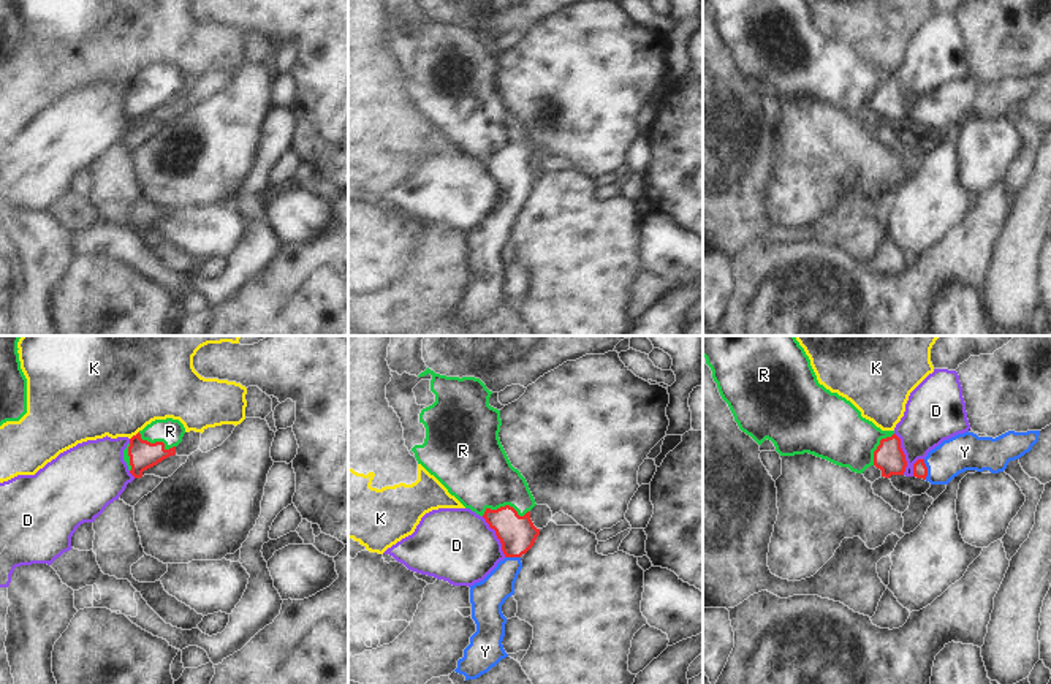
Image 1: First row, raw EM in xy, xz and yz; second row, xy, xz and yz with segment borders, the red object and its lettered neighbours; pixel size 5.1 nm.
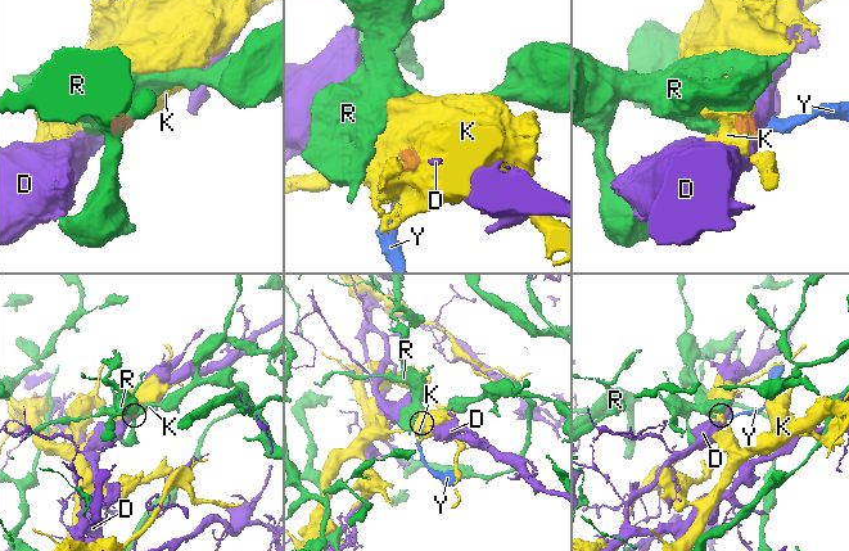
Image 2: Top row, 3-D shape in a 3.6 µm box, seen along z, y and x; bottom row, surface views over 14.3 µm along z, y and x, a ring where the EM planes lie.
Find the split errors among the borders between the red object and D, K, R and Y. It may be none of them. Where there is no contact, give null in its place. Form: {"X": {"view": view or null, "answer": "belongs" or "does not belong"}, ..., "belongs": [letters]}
{"D": {"view": "xz", "answer": "does not belong"}, "K": {"view": "xy", "answer": "does not belong"}, "R": {"view": "xz", "answer": "belongs"}, "Y": {"view": "yz", "answer": "belongs"}, "belongs": ["R", "Y"]}

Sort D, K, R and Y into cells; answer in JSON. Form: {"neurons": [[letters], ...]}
{"neurons": [["D"], ["K"], ["R", "Y"]]}

